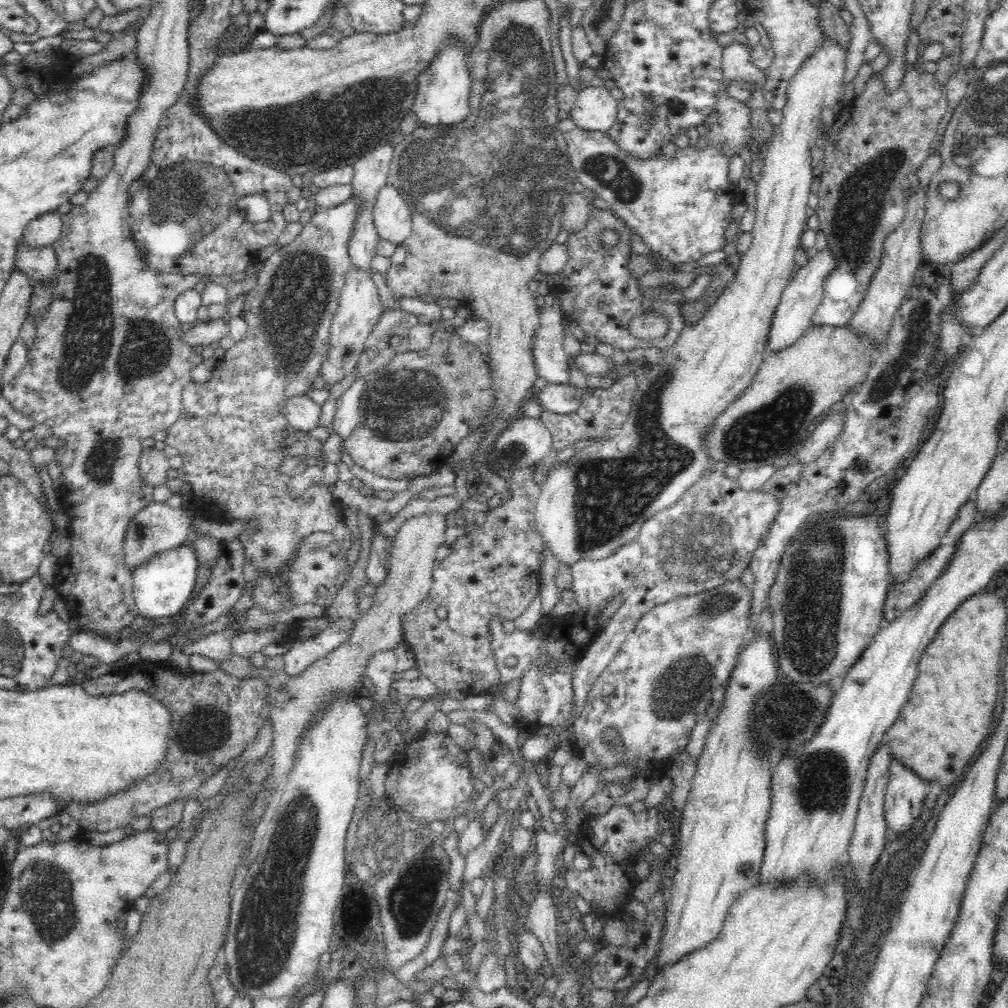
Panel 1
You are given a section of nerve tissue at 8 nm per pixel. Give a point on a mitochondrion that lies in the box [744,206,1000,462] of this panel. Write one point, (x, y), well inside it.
(882, 386)

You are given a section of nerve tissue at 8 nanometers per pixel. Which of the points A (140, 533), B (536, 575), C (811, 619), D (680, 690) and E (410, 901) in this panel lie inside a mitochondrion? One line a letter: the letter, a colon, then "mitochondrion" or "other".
A: mitochondrion
B: other
C: mitochondrion
D: mitochondrion
E: mitochondrion

